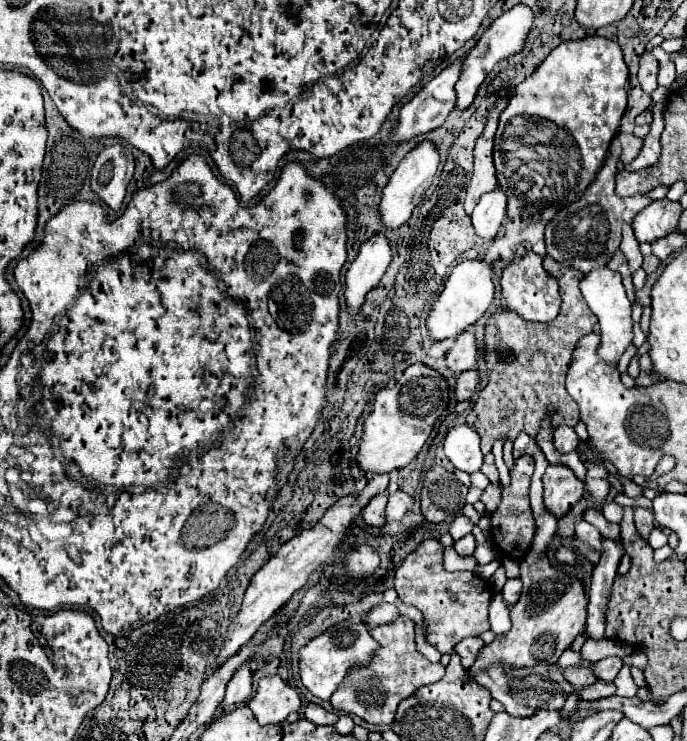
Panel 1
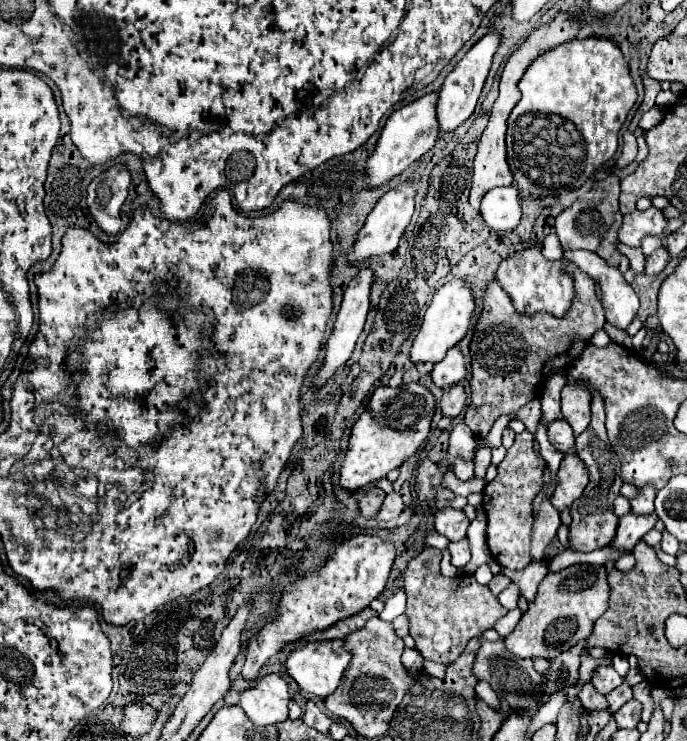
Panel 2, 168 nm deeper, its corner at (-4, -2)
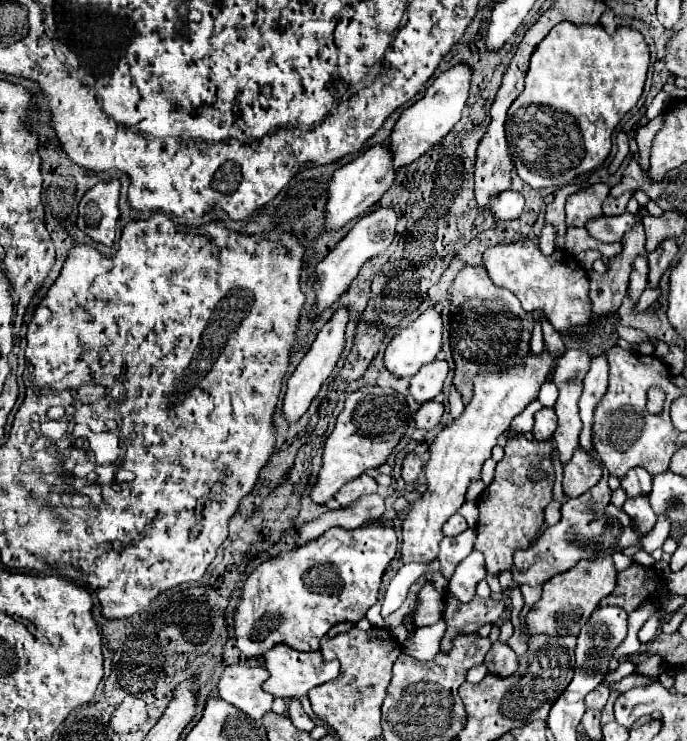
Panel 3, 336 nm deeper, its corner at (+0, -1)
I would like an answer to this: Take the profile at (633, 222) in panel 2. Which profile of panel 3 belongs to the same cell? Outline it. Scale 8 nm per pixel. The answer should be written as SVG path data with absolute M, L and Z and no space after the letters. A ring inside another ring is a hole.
M622 213L616 217L602 215L602 217L586 223L586 231L590 233L590 237L594 237L598 241L616 243L636 223L636 219L638 219L638 215L630 215L630 213Z

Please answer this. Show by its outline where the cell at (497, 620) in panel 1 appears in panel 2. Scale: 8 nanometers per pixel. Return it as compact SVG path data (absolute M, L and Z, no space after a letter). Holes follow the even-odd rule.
M512 582L504 592L500 592L498 594L498 602L504 606L504 608L508 608L508 610L512 610L514 606L516 606L516 600L518 600L518 586Z

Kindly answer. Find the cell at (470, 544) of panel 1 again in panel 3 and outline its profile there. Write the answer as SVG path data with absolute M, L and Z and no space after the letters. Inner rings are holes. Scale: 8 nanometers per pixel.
M466 529L464 533L460 533L456 537L444 537L442 539L438 561L440 561L440 571L448 581L452 577L456 565L472 553L474 533L476 533L474 529Z

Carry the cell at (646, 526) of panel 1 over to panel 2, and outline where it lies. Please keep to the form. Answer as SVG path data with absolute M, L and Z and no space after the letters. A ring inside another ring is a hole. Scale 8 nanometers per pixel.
M652 486L640 488L640 494L634 500L630 500L632 512L634 514L640 514L640 516L654 514L654 496L656 496L656 490Z

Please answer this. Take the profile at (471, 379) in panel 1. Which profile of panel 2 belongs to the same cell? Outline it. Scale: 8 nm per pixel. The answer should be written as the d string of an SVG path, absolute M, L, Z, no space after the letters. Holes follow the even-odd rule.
M454 384L452 388L446 390L442 402L440 402L440 408L442 408L442 414L444 416L460 416L462 410L466 408L466 390L464 390L464 384Z

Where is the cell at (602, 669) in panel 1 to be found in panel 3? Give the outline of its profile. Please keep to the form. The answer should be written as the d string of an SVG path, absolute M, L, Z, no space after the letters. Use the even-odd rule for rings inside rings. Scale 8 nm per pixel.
M602 683L592 691L592 693L588 693L586 695L586 709L598 709L598 711L602 711L602 707L606 705L606 701L608 701L608 687L604 687Z

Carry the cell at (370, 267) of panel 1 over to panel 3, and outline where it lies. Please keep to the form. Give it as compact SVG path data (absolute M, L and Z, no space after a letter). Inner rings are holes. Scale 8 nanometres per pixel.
M338 309L332 319L322 327L322 331L316 335L316 341L312 343L310 351L302 357L302 361L298 363L296 371L290 375L288 383L286 383L286 393L284 393L284 401L282 401L282 417L288 421L288 423L294 423L298 421L306 409L310 407L310 401L318 395L324 379L330 377L330 373L334 371L336 363L338 363L338 357L344 349L344 331L346 331L346 323L348 323L348 313L346 309Z

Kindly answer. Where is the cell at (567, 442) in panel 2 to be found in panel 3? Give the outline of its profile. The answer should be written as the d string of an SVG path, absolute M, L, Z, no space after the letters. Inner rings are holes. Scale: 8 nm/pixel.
M540 409L536 415L534 415L534 427L532 427L532 435L536 441L544 441L544 439L550 439L556 431L558 423L556 423L556 413L554 409Z

